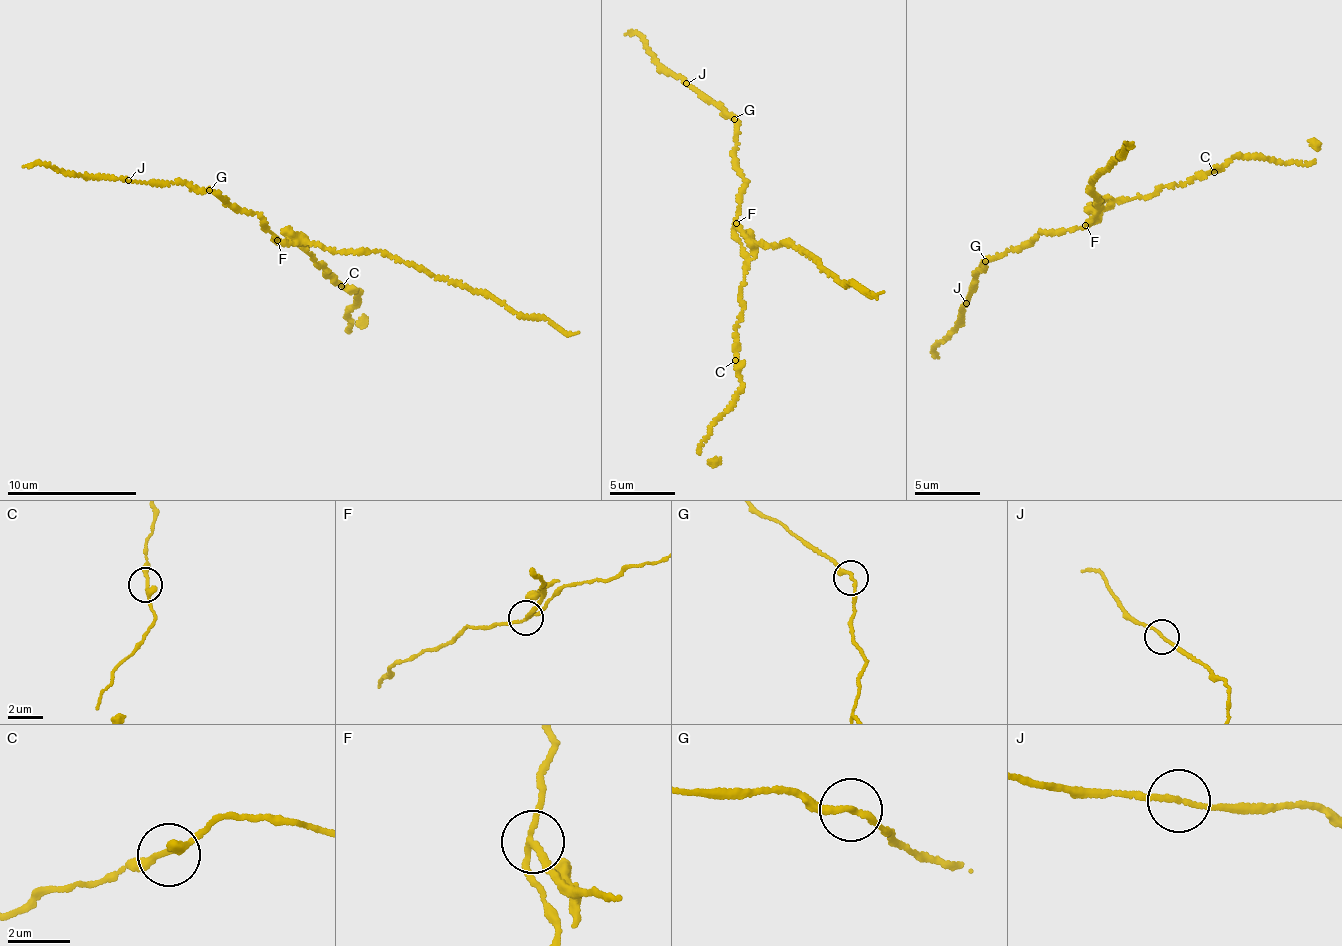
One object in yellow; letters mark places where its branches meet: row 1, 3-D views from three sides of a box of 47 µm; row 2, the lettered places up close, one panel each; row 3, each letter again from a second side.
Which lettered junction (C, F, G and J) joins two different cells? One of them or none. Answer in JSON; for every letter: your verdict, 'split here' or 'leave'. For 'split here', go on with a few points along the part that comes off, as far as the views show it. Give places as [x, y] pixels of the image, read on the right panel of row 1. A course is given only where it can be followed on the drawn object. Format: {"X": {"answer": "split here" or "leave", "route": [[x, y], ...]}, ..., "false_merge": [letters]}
{"C": {"answer": "leave"}, "F": {"answer": "split here", "route": [[1085, 225], [1098, 208], [1098, 198], [1088, 190], [1094, 176], [1121, 156], [1124, 143], [1130, 146], [1124, 142]]}, "G": {"answer": "leave"}, "J": {"answer": "leave"}, "false_merge": ["F"]}

